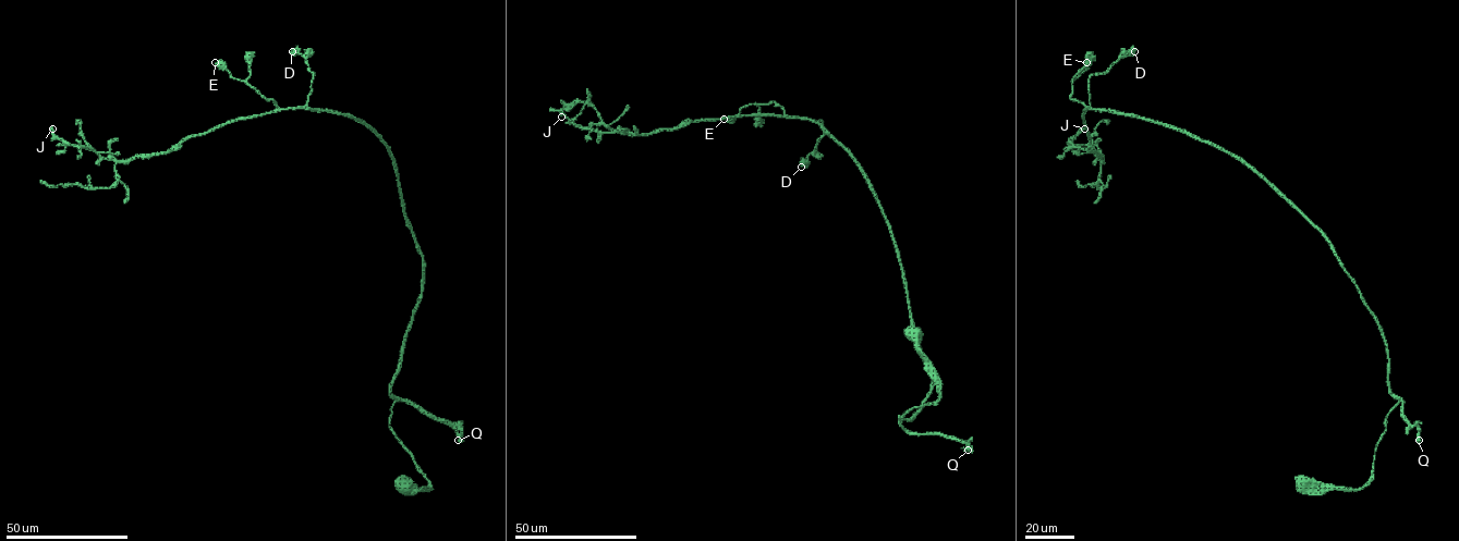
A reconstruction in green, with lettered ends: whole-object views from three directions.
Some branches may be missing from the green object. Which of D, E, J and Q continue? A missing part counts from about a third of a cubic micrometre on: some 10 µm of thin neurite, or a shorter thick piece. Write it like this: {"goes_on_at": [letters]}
{"goes_on_at": ["J"]}

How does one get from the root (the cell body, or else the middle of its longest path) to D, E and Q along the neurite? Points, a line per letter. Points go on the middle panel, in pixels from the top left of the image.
D: (912, 335), (939, 398), (898, 417), (904, 430), (933, 370), (888, 223), (821, 121), (801, 167)
E: (912, 335), (939, 398), (898, 417), (904, 430), (933, 370), (866, 174), (817, 123), (774, 102), (724, 119)
Q: (912, 335), (939, 386), (939, 398), (898, 417), (900, 425), (910, 433), (961, 440), (968, 450)

